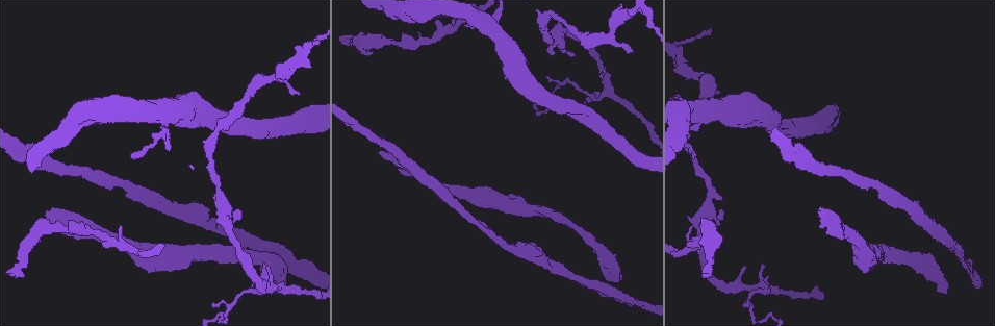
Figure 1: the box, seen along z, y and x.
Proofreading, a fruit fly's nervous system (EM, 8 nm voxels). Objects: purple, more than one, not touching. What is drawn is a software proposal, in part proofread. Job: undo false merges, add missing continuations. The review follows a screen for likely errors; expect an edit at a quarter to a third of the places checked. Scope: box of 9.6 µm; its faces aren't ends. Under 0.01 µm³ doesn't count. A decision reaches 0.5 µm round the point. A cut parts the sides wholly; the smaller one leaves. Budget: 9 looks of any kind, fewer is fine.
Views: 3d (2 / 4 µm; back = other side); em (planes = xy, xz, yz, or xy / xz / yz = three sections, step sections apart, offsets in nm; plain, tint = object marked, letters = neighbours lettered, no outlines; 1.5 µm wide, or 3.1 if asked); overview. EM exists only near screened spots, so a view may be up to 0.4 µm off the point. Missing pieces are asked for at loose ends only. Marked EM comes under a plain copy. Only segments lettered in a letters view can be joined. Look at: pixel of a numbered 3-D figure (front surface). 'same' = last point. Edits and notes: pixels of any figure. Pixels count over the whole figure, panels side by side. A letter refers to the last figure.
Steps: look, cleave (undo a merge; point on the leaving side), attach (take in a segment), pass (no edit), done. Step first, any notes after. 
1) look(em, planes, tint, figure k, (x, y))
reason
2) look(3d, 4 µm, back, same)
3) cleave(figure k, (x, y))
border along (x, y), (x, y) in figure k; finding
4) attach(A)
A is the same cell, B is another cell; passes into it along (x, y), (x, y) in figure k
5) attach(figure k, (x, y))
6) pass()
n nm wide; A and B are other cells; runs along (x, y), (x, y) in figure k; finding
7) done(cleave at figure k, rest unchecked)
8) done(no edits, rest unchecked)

look(3d, 4 µm, figure 1, (204, 224))
calibre changes

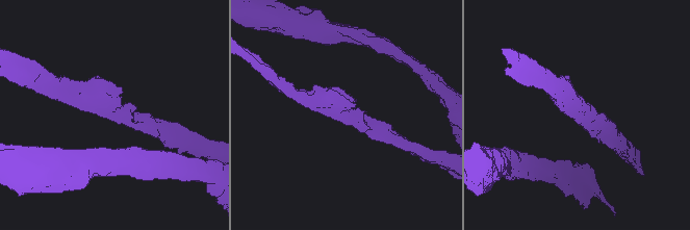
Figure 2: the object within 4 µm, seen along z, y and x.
look(em, yz, step 4, letters, figure 2, (112, 112))
arms of 200, 400 nm

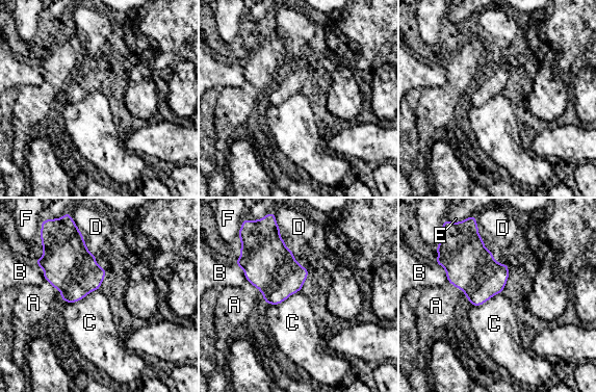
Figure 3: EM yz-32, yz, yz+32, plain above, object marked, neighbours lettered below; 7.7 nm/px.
pass()
C touches over 300 nm; A, B, C, D, E and F are other cells; border along (98, 289), (75, 302), (62, 301) in figure 3; continuous, no second neuron

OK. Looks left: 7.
look(3d, 4 µm, figure 1, (945, 294))

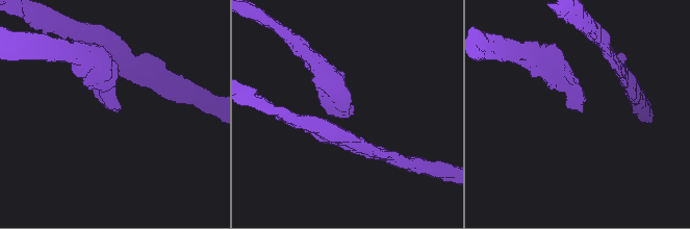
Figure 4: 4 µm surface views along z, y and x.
look(em, xy, step 8, tint, figure 4, (348, 113))

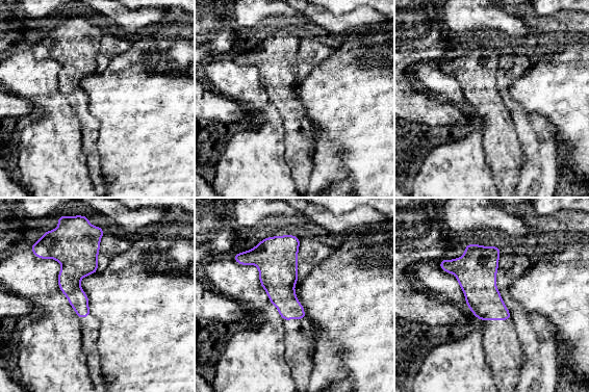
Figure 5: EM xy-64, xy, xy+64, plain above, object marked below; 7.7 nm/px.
look(em, planes, letters, same)

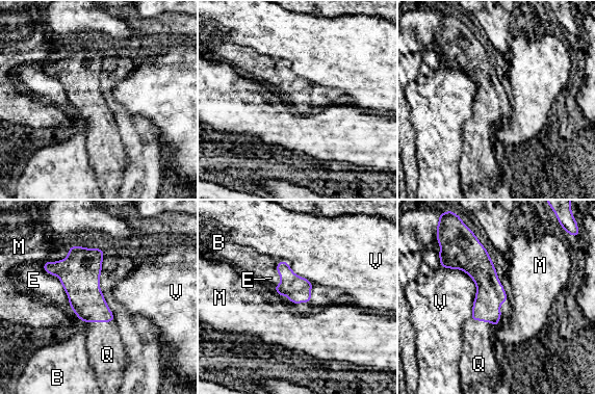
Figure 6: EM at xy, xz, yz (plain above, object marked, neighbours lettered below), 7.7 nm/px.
attach(Q)
Q is the same cell, B, E, M and V are other cells; passes into it along (85, 297), (100, 322), (106, 352) in figure 6; it goes on there

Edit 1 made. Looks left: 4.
look(overview)

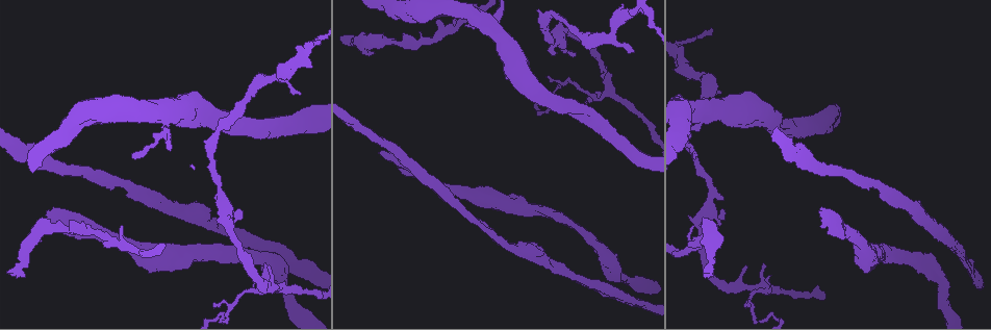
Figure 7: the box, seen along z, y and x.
look(em, xz, step 4, letters, figure 7, (609, 92))
three-way junction

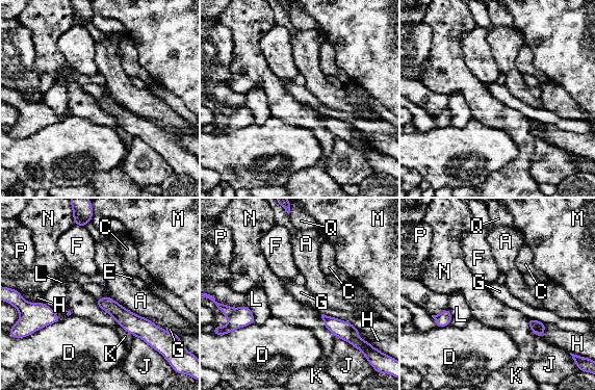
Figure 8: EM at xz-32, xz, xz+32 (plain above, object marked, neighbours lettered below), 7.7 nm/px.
look(em, planes, letters, same)
cut it another way

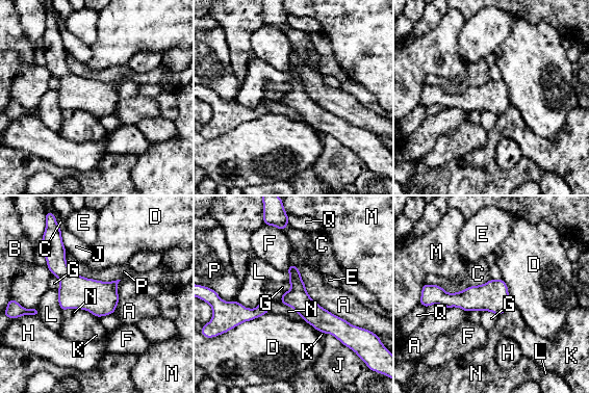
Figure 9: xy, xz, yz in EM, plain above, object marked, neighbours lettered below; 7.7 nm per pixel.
pass()
A, B, C, D, E, F, G, H, J, K, L, M, N, P and Q are other cells; runs along (291, 267), (298, 295), (346, 326) in figure 9; continuous, no second neuron

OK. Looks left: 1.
done(attach at figure 6, rest unchecked)

